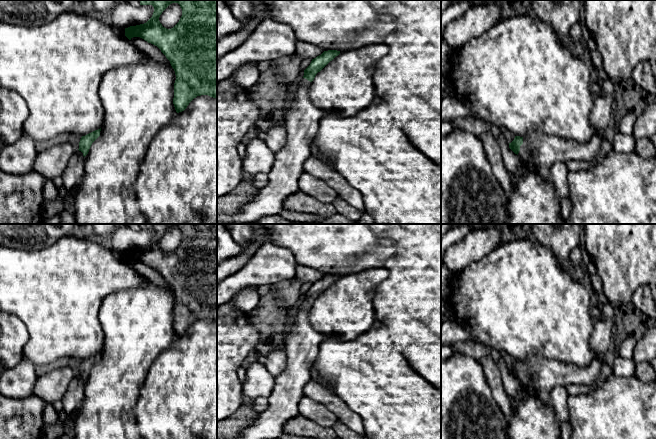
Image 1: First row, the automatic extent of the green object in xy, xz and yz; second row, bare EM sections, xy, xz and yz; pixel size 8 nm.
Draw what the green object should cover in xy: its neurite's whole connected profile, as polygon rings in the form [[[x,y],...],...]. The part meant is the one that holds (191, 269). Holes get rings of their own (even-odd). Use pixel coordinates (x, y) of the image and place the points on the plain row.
[[[139,224],[140,229],[152,229],[154,236],[152,241],[144,248],[125,252],[125,260],[131,264],[140,261],[157,270],[170,285],[175,295],[173,328],[177,337],[184,335],[189,327],[201,319],[217,322],[217,224]],[[172,227],[178,227],[182,233],[179,246],[171,253],[162,250],[159,241]]]

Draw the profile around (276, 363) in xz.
[[[280,345],[276,350],[266,355],[266,367],[273,377],[277,377],[287,367],[287,355],[284,348]]]

